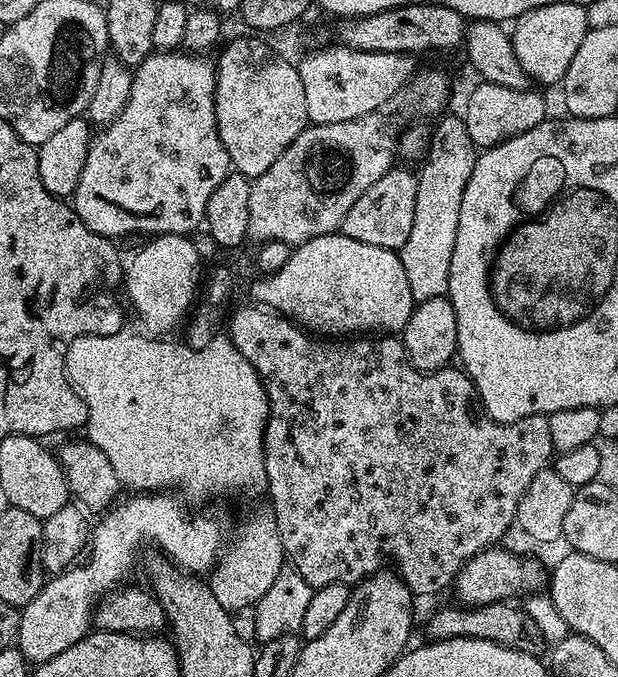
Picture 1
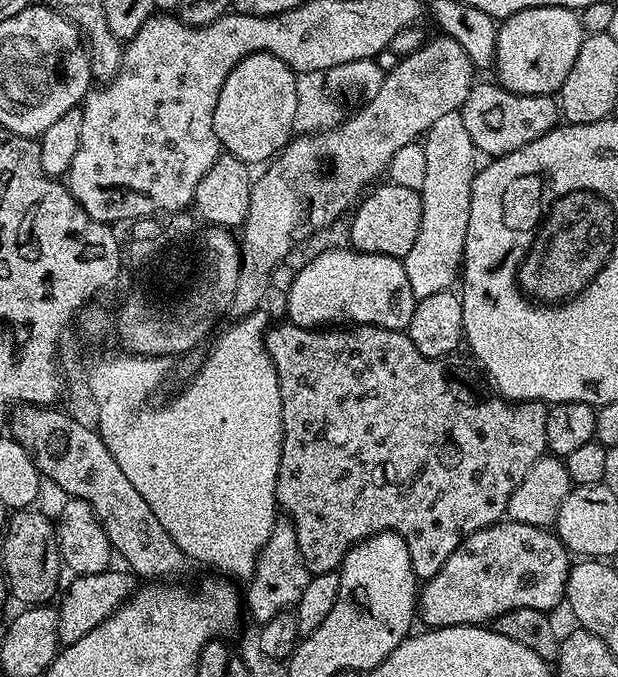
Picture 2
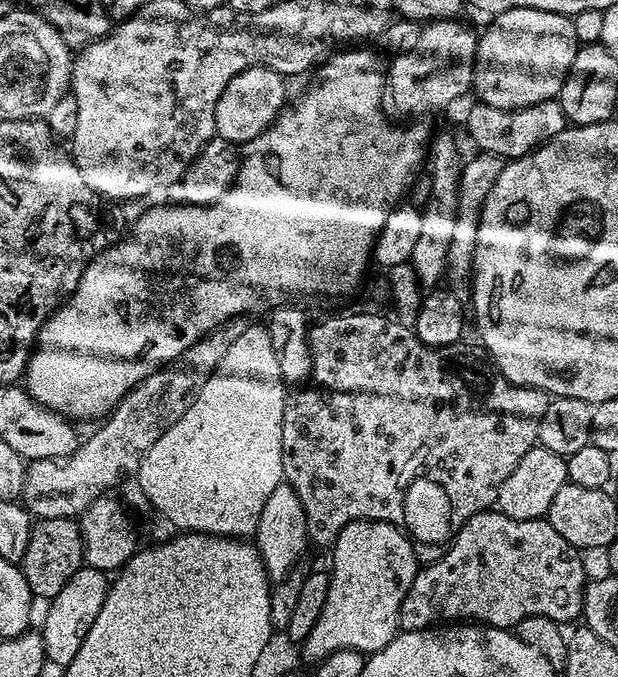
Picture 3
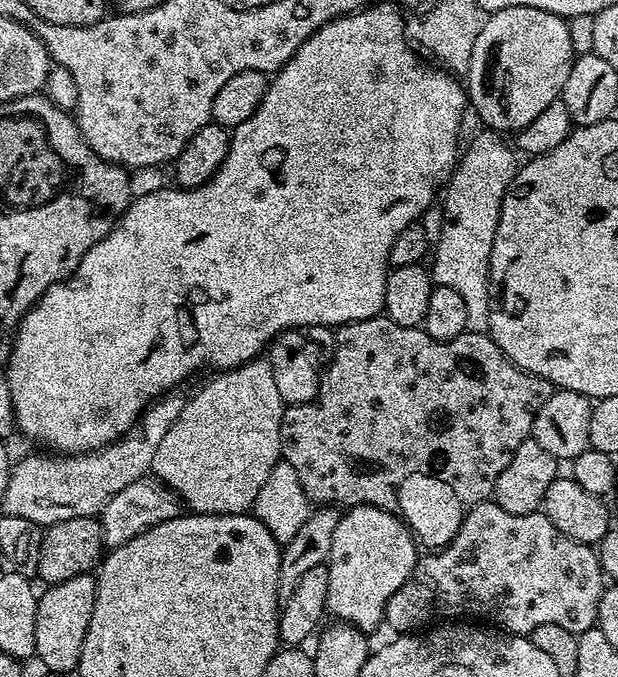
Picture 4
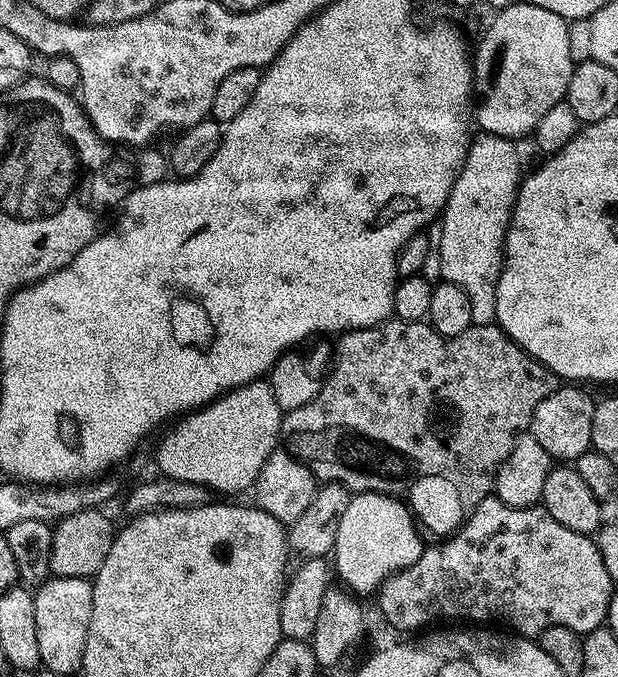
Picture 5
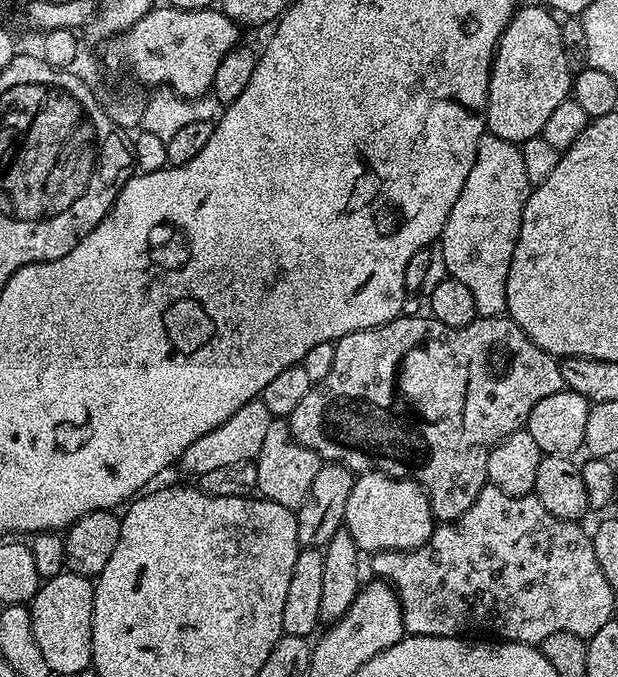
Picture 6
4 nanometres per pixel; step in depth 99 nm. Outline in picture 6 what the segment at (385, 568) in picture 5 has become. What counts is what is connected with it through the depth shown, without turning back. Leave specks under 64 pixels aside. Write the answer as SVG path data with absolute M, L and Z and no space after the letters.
M362 472L356 476L356 487L350 490L343 527L347 528L350 538L354 538L361 553L409 552L432 536L434 517L428 495L419 484L387 476L384 472Z

